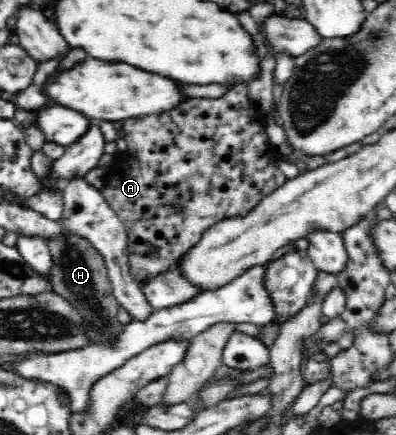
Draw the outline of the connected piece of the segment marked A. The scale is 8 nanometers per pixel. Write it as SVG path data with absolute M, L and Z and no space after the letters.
M245 84L234 86L216 99L191 98L158 116L126 119L122 130L127 149L118 151L105 167L106 182L97 190L126 228L129 272L140 283L176 265L214 223L244 218L266 194L287 180L278 170L282 156L266 134L266 113L250 100Z

